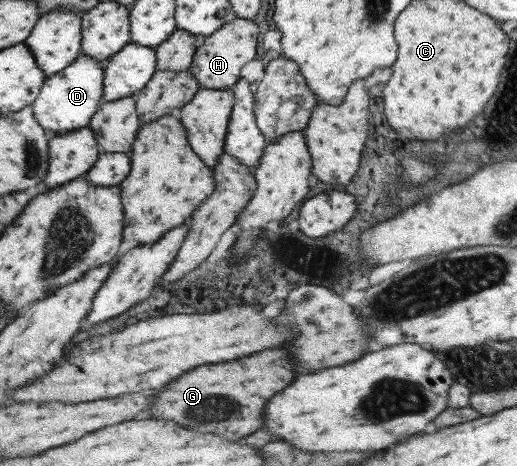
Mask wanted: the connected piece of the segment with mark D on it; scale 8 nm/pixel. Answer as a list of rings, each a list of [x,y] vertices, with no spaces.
[[[81,54],[67,69],[47,78],[40,97],[32,106],[37,122],[49,134],[55,136],[90,127],[93,118],[103,104],[107,61],[100,61],[92,56]]]

